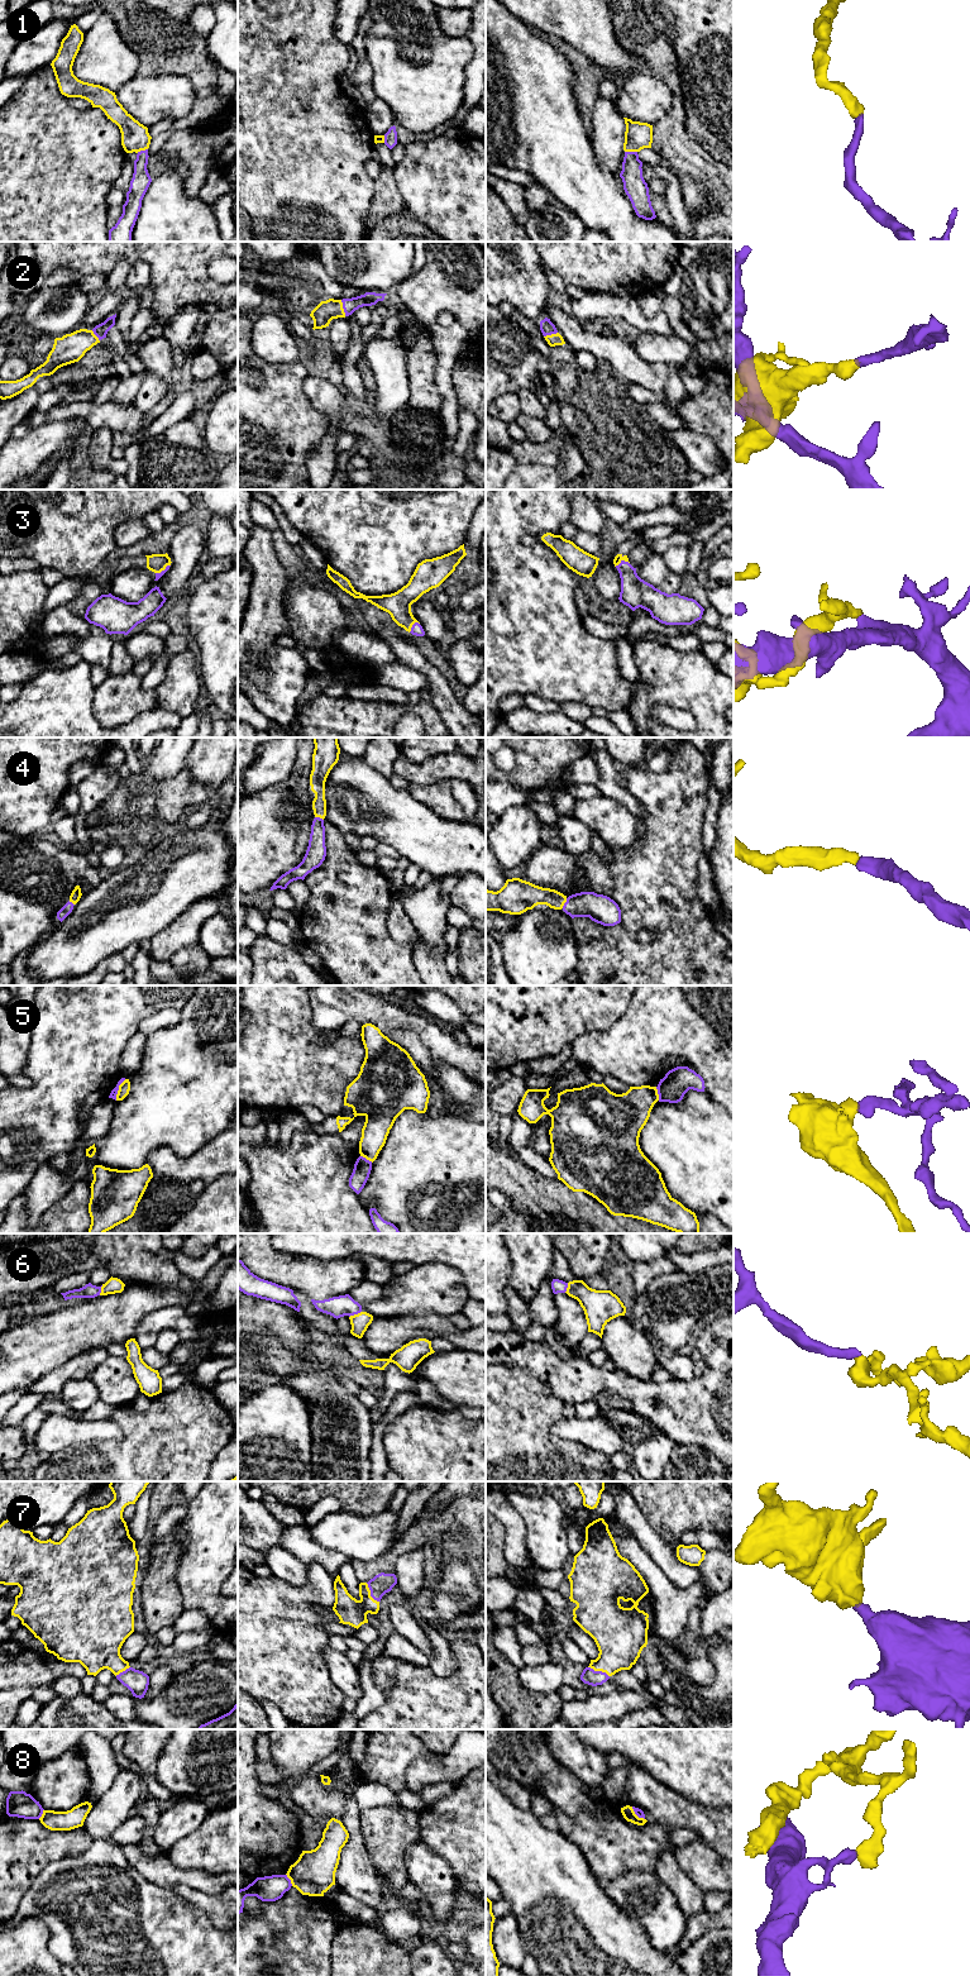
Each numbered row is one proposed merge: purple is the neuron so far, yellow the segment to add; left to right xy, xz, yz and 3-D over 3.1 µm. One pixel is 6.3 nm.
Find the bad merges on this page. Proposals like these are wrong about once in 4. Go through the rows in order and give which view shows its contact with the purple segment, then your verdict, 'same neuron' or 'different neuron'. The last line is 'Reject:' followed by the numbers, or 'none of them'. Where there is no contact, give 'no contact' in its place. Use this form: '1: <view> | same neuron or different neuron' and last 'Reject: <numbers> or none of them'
1: yz | same neuron
2: xz | same neuron
3: yz | same neuron
4: yz | same neuron
5: xy | different neuron
6: xz | same neuron
7: xz | same neuron
8: xz | different neuron
Reject: 5, 8

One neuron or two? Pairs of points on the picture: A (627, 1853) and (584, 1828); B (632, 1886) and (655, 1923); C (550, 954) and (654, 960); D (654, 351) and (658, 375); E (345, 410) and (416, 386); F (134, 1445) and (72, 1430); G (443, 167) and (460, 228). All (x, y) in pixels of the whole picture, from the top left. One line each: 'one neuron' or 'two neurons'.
A: one neuron
B: one neuron
C: two neurons
D: two neurons
E: two neurons
F: two neurons
G: one neuron

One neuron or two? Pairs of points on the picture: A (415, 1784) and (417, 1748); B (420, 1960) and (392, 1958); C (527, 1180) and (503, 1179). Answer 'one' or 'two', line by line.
A: two
B: two
C: one

